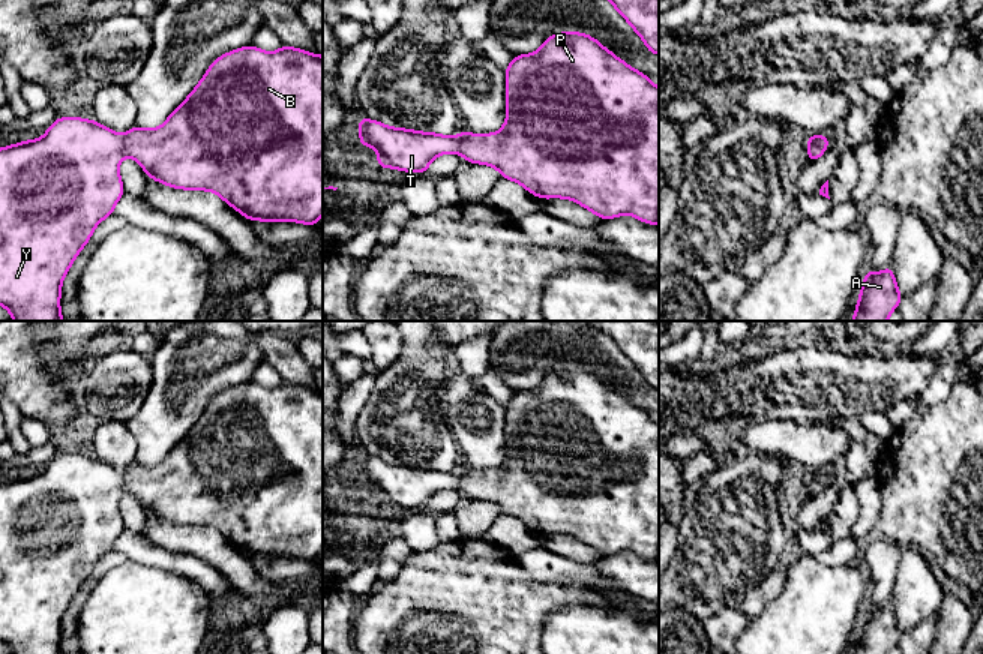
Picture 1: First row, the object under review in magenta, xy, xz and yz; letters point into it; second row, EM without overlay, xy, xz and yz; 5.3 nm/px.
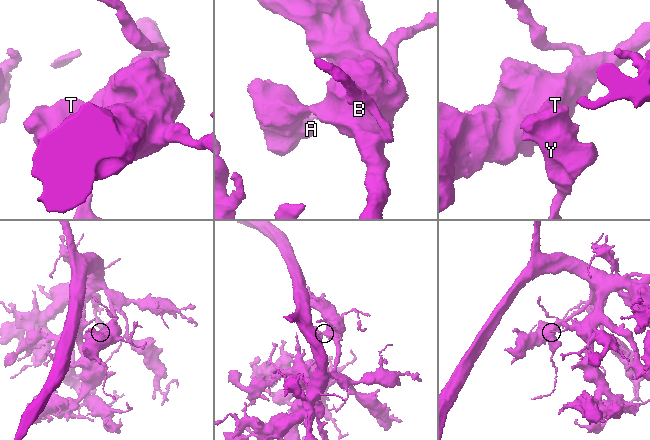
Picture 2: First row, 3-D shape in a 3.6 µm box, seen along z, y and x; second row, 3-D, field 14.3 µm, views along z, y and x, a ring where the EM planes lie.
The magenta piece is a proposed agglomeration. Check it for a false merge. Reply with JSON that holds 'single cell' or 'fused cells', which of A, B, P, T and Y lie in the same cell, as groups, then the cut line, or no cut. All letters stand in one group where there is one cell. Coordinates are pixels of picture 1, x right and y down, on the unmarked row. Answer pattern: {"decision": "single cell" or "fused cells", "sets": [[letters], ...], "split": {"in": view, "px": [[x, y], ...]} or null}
{"decision": "single cell", "sets": [["A", "B", "P", "T", "Y"]], "split": null}

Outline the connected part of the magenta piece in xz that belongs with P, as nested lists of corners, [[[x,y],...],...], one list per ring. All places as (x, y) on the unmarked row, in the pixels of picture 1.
[[[578,368],[546,374],[533,390],[515,392],[506,404],[507,452],[500,468],[476,471],[462,466],[458,472],[390,464],[377,456],[357,454],[360,482],[378,488],[377,502],[426,510],[432,495],[458,489],[468,500],[485,500],[513,516],[530,530],[545,534],[567,534],[600,555],[632,550],[659,561],[659,423],[647,411],[626,400],[597,375]]]

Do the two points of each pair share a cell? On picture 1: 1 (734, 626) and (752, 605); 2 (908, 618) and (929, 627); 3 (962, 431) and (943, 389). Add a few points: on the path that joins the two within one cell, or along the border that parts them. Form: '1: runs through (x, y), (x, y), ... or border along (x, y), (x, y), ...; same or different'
1: border along (739, 606), (749, 618); different
2: border along (935, 614), (902, 633); different
3: border along (955, 383), (943, 401), (920, 404), (914, 410); different

